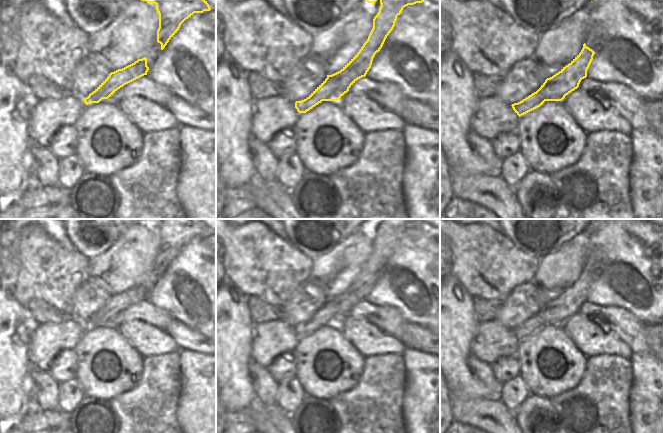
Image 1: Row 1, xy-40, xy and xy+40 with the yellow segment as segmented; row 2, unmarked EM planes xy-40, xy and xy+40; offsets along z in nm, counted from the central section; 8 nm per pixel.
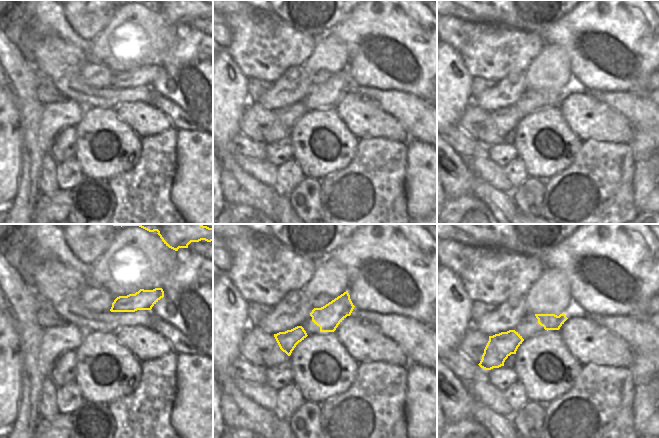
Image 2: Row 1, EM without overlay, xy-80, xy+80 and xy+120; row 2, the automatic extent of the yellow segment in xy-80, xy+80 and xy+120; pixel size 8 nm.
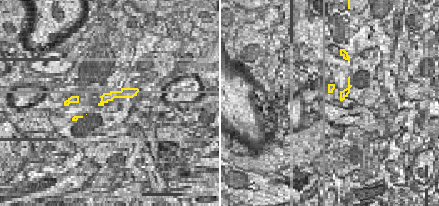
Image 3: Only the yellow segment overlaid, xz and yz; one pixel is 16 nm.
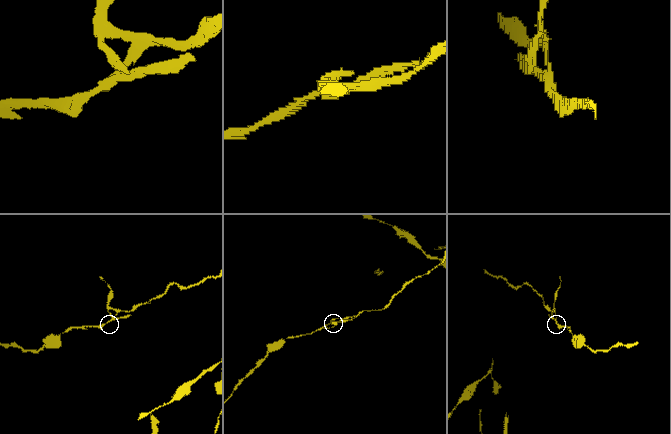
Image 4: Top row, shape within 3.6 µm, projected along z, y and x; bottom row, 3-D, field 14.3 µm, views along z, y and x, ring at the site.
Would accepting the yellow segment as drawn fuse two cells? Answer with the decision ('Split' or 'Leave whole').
Split

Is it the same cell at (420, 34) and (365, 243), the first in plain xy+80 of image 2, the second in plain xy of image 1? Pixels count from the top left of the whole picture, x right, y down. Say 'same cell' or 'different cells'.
different cells

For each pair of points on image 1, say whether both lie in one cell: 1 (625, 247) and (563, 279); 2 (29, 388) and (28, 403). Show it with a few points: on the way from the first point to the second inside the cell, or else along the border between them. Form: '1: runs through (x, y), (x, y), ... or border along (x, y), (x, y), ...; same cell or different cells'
1: border along (589, 243), (589, 251), (585, 258), (584, 266); different cells
2: runs through (29, 392), (28, 399); same cell

